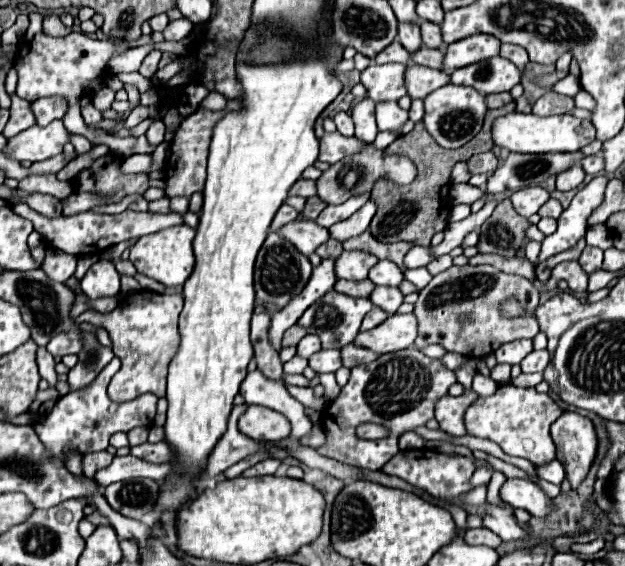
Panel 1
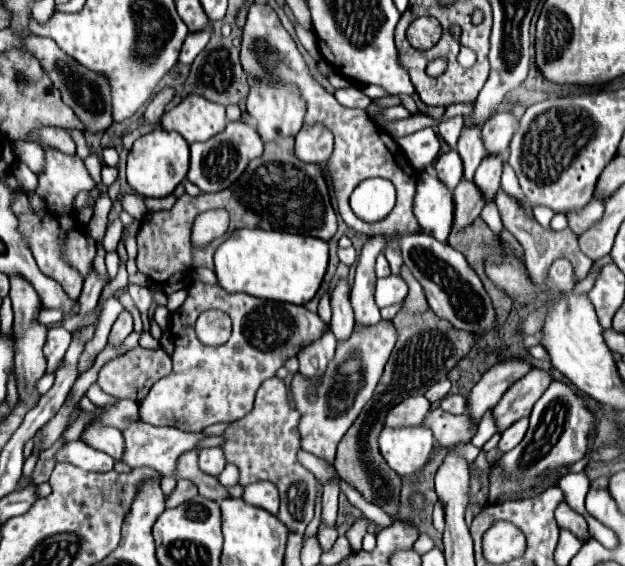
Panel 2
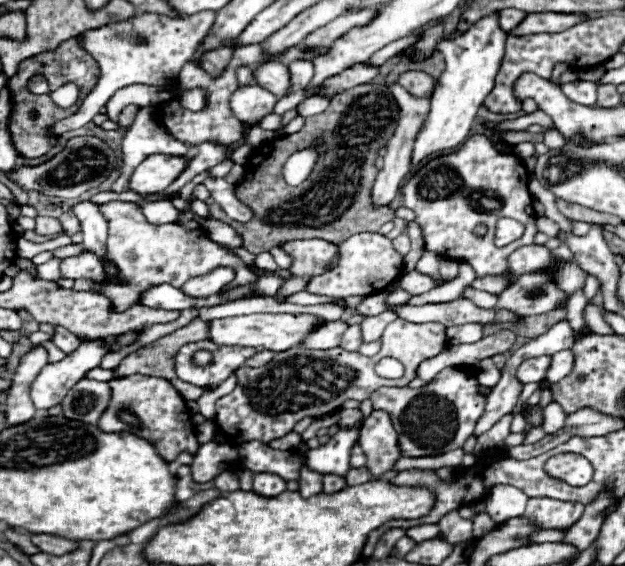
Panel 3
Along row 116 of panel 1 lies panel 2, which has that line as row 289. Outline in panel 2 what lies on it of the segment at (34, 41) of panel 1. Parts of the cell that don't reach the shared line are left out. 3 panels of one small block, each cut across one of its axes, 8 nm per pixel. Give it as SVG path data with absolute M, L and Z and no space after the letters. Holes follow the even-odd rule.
M56 148L46 150L46 168L38 176L38 188L36 188L36 192L30 194L32 212L24 214L24 216L18 216L18 220L20 220L20 232L26 236L26 240L30 244L30 250L32 250L36 262L38 262L38 268L46 276L54 278L72 300L78 300L78 296L82 292L84 278L82 278L82 274L78 270L74 270L72 266L68 266L62 260L62 250L64 250L66 234L72 228L76 228L76 220L72 216L72 202L74 202L74 198L76 198L78 192L92 190L92 188L94 188L94 180L90 178L84 162L78 156L62 154Z

